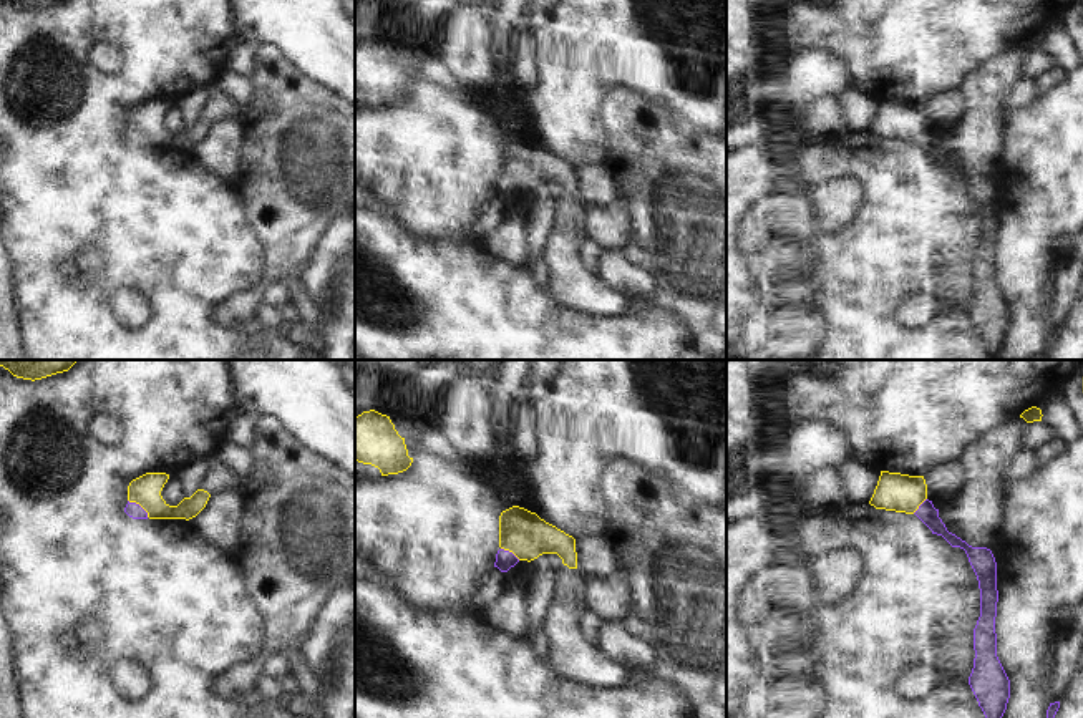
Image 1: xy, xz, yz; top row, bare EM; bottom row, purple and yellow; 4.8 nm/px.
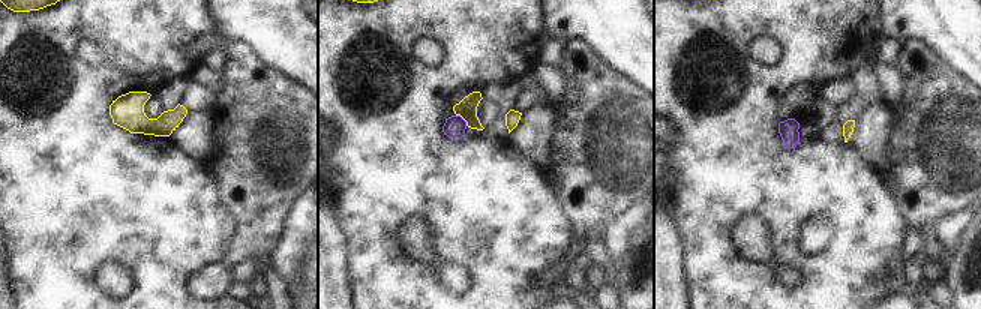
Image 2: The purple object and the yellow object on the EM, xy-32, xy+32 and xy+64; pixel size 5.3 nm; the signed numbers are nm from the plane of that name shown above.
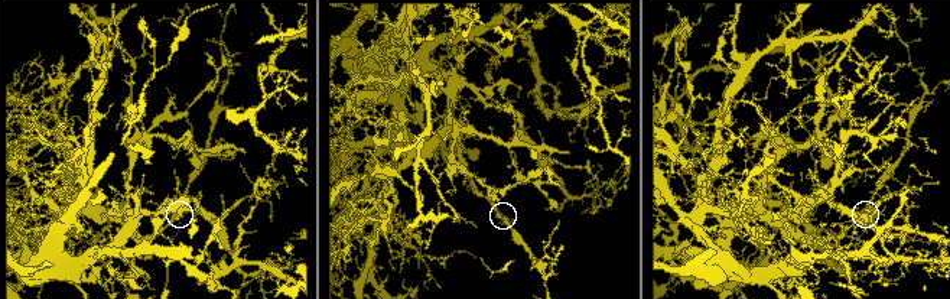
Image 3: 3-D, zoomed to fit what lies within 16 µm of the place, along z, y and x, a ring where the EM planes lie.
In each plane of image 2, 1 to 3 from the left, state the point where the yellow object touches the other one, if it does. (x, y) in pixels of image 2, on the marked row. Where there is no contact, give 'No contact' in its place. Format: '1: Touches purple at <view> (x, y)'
1: No contact
2: Touches purple at xy+32 (462, 119)
3: No contact

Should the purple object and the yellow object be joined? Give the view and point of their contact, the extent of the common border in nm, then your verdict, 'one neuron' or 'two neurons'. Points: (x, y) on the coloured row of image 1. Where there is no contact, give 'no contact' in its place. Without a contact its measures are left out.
xy (140, 506) | 130 nm | one neuron

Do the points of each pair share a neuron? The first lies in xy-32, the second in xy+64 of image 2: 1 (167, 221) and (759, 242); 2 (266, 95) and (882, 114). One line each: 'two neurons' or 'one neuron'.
1: two neurons
2: two neurons

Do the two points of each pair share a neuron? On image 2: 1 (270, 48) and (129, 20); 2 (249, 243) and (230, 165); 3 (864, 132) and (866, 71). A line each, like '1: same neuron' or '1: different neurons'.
1: different neurons
2: same neuron
3: same neuron

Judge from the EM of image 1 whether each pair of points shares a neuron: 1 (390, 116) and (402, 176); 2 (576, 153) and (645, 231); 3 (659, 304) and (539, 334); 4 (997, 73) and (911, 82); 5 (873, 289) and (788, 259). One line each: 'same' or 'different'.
1: same
2: different
3: same
4: different
5: different

